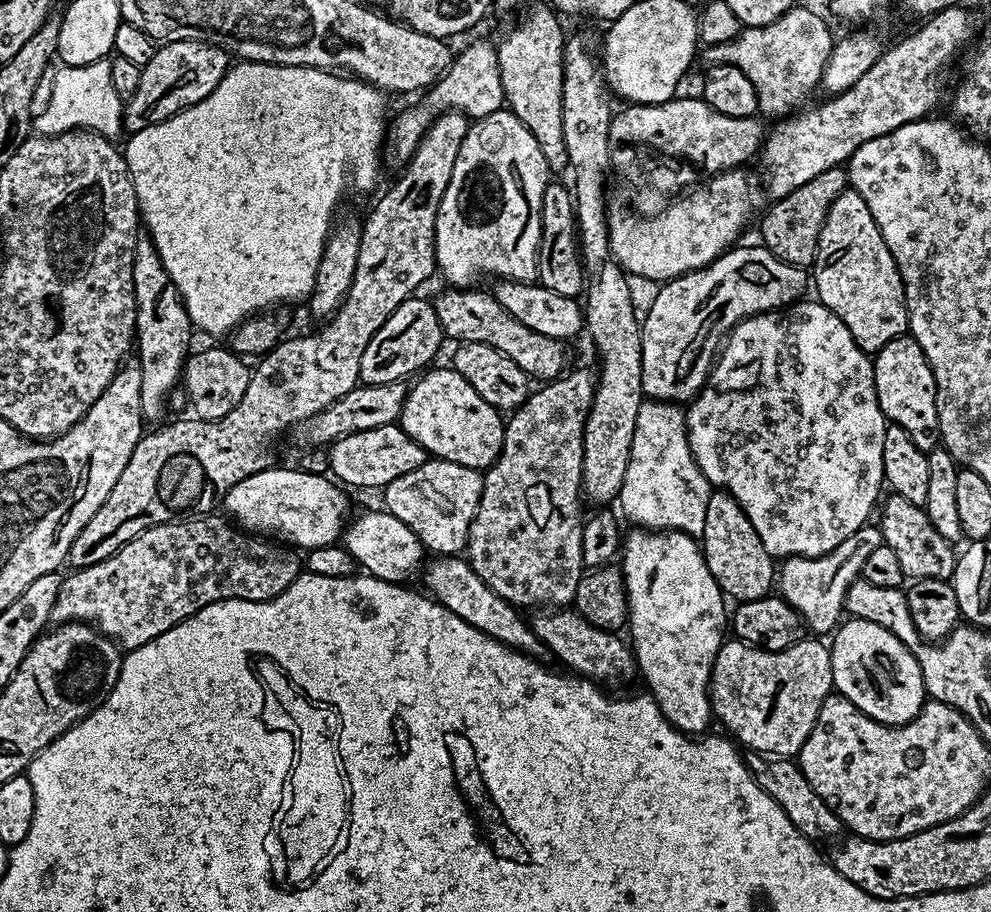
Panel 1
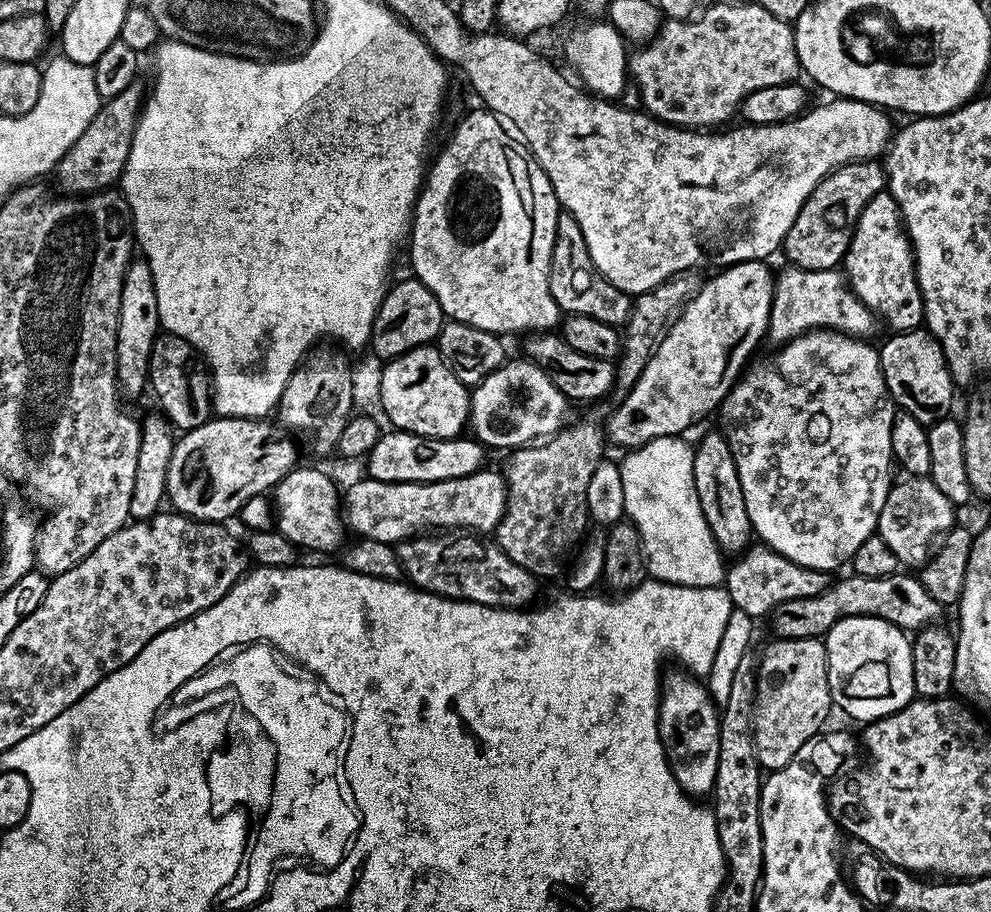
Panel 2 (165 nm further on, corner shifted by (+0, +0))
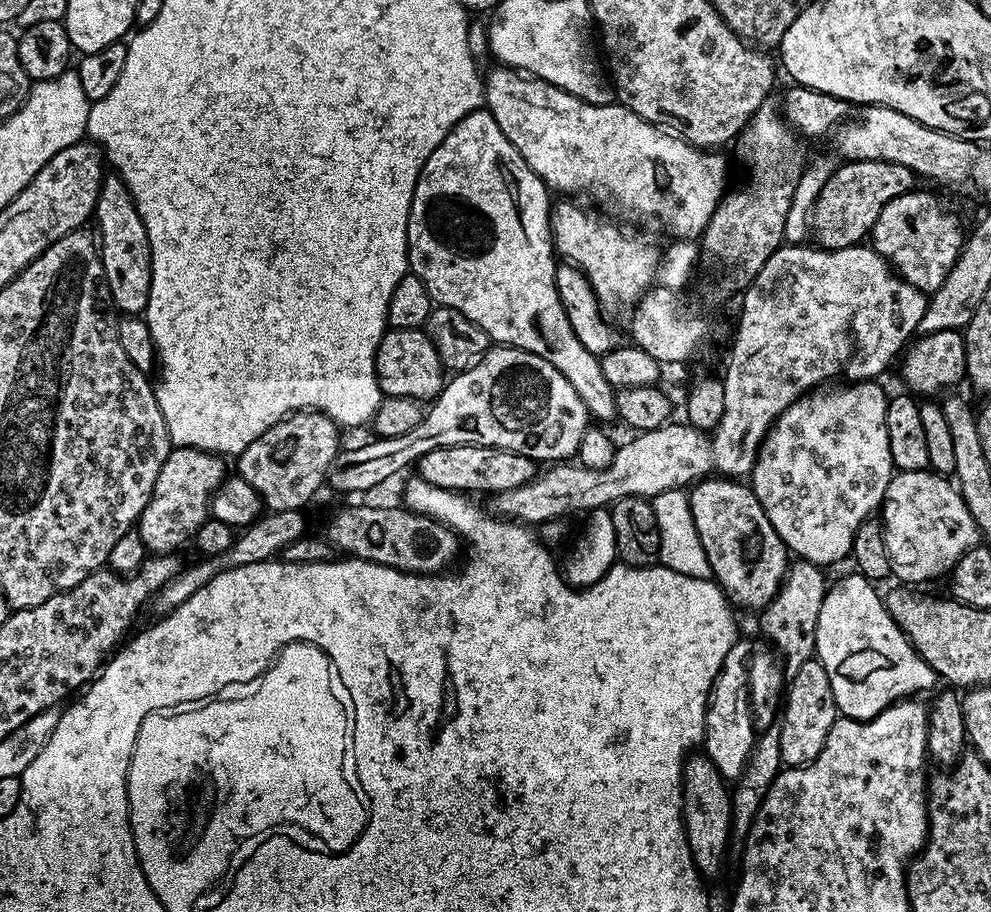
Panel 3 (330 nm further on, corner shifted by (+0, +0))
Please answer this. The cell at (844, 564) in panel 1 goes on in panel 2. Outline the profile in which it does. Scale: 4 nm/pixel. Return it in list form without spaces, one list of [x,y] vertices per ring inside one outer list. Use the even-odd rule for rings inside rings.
[[[907,477],[902,482],[893,483],[889,488],[886,503],[882,508],[882,513],[879,514],[876,532],[894,550],[896,559],[901,565],[912,564],[916,568],[929,559],[930,547],[928,548],[927,543],[930,538],[936,535],[939,537],[955,525],[954,512],[956,512],[956,506],[946,498],[938,486],[933,484],[931,479],[928,477]]]

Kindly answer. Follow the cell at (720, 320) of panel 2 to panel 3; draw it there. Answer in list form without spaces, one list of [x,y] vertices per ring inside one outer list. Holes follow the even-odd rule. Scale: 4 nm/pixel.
[[[496,344],[489,347],[487,354],[476,366],[455,373],[445,383],[440,395],[431,401],[422,422],[418,422],[410,434],[385,440],[372,438],[369,444],[360,444],[357,448],[345,447],[337,452],[334,462],[330,462],[326,484],[336,492],[368,492],[378,487],[383,480],[398,475],[403,468],[411,464],[413,467],[422,458],[422,454],[430,450],[467,444],[508,449],[540,464],[561,463],[573,459],[579,453],[582,434],[589,426],[588,408],[564,374],[559,374],[557,368],[544,358],[520,348]]]

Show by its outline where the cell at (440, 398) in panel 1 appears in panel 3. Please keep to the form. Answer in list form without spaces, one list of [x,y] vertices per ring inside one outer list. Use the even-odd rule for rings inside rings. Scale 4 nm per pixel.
[[[392,328],[385,331],[376,351],[376,381],[384,396],[405,396],[421,402],[439,396],[446,383],[446,369],[427,331],[419,328]]]

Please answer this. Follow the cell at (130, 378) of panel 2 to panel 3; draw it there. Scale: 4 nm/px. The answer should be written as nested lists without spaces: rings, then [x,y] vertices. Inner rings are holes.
[[[115,174],[105,175],[96,211],[94,213],[95,231],[98,233],[98,251],[106,292],[112,295],[116,308],[125,317],[139,316],[150,302],[150,282],[152,281],[152,251],[146,226],[136,209],[134,198],[124,184],[124,177]]]

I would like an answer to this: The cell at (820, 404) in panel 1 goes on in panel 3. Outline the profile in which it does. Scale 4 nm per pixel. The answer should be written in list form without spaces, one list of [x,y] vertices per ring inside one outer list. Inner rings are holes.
[[[872,380],[836,382],[831,386],[820,386],[805,395],[799,396],[774,421],[771,430],[764,435],[764,441],[760,443],[760,452],[756,455],[756,461],[750,473],[750,487],[752,493],[758,498],[758,502],[762,502],[762,510],[766,510],[766,518],[770,518],[770,526],[776,531],[778,538],[782,538],[782,542],[793,557],[808,560],[811,564],[821,566],[838,563],[843,556],[845,559],[851,553],[854,534],[858,532],[858,526],[881,507],[887,487],[890,486],[894,475],[892,459],[890,458],[890,438],[886,434],[886,406],[889,399],[889,393],[884,393]]]

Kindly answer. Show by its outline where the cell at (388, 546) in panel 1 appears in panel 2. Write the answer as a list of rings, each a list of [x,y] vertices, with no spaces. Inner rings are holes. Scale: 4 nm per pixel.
[[[294,467],[276,484],[274,495],[275,531],[281,532],[291,544],[305,544],[316,552],[332,552],[345,543],[342,492],[341,489],[336,489],[335,482],[322,469]]]

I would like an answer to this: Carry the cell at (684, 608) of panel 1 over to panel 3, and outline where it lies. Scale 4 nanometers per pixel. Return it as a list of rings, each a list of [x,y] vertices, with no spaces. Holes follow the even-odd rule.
[[[703,754],[689,755],[684,761],[682,815],[696,871],[704,878],[718,875],[724,864],[724,851],[732,836],[732,798],[724,777]]]

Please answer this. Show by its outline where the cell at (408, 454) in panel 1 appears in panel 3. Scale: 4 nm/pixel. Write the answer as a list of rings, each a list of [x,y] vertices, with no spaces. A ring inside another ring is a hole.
[[[473,444],[430,450],[426,454],[422,454],[422,458],[418,462],[419,468],[419,479],[428,480],[430,486],[438,486],[444,490],[465,494],[477,494],[476,492],[495,494],[514,490],[518,486],[530,482],[538,472],[537,465],[532,459],[524,457],[520,453],[494,446],[474,446]]]

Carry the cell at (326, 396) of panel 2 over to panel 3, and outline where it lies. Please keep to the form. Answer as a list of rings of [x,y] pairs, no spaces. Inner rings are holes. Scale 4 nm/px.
[[[293,412],[254,438],[254,442],[240,452],[238,475],[250,482],[268,512],[307,509],[316,491],[325,487],[330,462],[334,462],[337,452],[341,451],[340,432],[341,429],[325,412]]]

